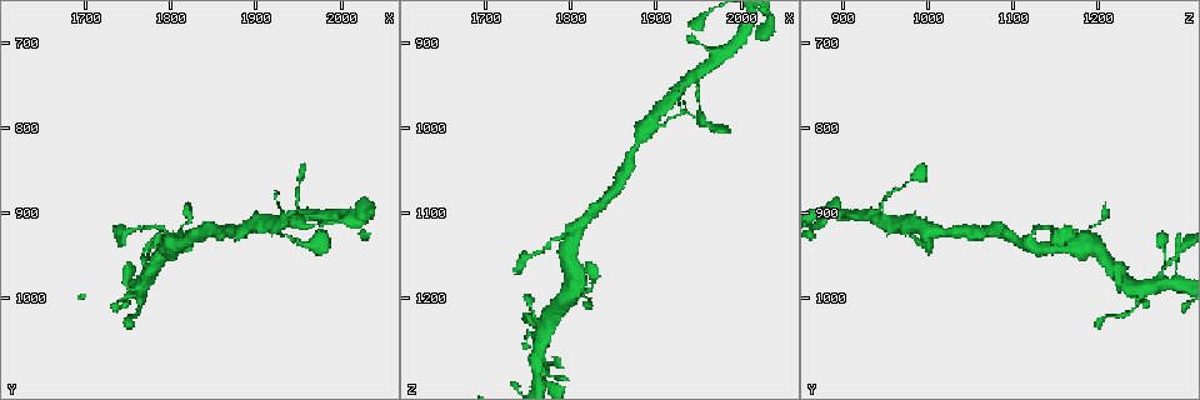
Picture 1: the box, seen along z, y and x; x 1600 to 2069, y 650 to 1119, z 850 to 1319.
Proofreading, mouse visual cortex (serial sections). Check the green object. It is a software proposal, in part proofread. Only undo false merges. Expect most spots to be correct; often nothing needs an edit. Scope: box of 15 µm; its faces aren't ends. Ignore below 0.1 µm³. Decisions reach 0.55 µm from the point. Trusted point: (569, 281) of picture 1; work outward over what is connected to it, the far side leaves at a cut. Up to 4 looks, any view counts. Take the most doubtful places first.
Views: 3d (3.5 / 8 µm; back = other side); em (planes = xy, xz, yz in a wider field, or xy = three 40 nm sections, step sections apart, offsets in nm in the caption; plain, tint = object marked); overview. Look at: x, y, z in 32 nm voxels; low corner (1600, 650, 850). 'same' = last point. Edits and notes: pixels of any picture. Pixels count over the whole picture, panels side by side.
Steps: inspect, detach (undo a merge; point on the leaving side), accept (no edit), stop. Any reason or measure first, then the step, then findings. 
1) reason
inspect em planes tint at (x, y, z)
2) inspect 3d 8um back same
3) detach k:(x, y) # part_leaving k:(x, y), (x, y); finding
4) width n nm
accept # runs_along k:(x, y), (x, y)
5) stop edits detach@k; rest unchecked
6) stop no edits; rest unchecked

inspect 3d 8um at (1770, 950, 1295)

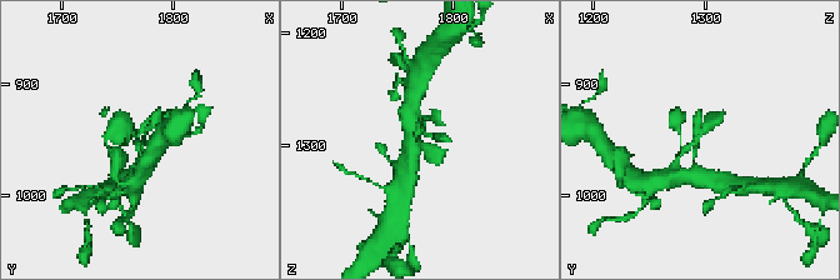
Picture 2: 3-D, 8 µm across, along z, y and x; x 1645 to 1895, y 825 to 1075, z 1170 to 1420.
arm_widths 150, 350 nm
inspect em planes tint at (1770, 948, 1292)

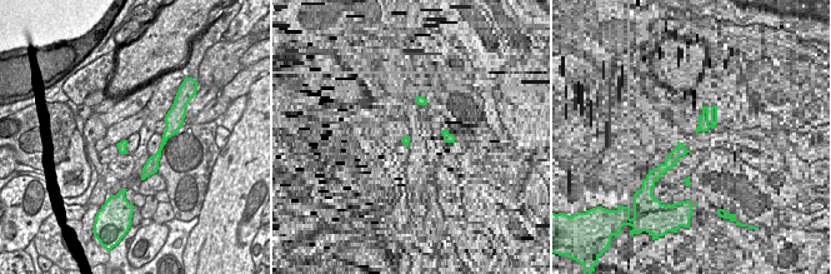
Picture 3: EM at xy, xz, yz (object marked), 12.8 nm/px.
width 120 nm
accept # runs_along 2:(675, 165), (719, 116); all the same cell

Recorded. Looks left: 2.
sharp bend
inspect 3d 3.5um at (2005, 900, 885)

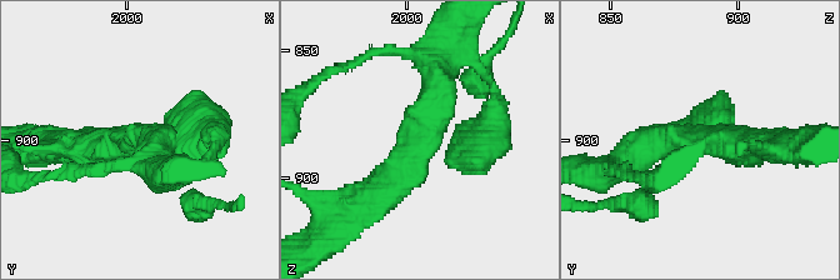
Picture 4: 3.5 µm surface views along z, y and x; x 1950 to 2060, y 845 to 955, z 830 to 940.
accept # continuous, no second cell

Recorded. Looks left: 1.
stop no edits; rest unchecked

